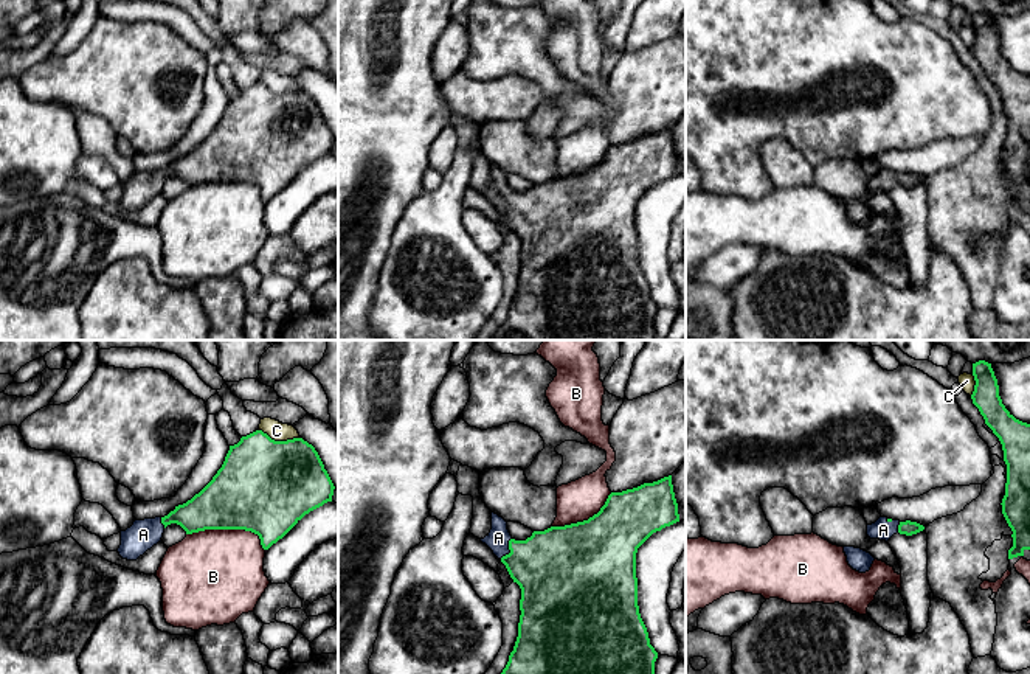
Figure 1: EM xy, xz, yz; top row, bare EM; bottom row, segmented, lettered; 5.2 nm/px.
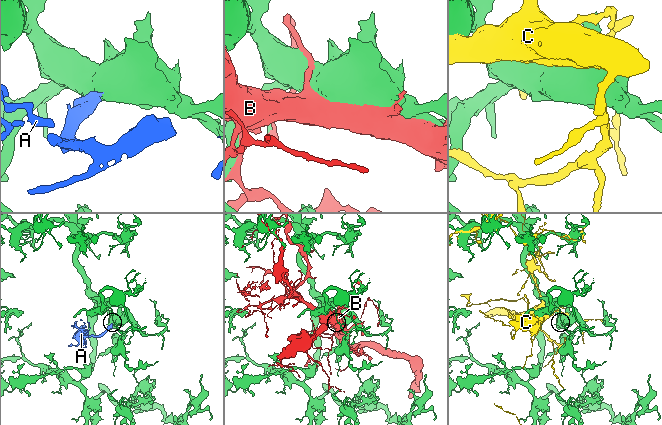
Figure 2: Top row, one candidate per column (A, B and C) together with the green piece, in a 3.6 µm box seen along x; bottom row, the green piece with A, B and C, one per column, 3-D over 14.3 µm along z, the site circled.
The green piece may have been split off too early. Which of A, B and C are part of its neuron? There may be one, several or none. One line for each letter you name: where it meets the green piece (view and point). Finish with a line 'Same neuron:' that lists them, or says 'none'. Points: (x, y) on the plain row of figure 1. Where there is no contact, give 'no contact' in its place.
A: meets green in xz at (509, 201)
Same neuron: A

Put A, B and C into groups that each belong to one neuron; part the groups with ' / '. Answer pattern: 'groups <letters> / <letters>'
groups A / B / C

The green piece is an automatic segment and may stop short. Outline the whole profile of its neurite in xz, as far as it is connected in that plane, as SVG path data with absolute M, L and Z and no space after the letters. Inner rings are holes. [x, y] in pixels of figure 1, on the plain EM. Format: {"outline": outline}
{"outline": "M672 127L664 129L653 135L644 135L638 140L622 144L611 144L597 166L588 172L565 177L551 179L544 183L534 183L526 193L515 193L509 182L507 174L498 166L492 165L492 182L481 191L493 207L506 217L510 230L521 241L520 252L520 275L518 289L513 303L509 307L509 314L490 340L656 340L655 339L655 314L658 304L650 297L647 280L641 270L638 258L638 230L636 230L636 205L638 200L656 183L679 174L678 155L673 144Z"}

